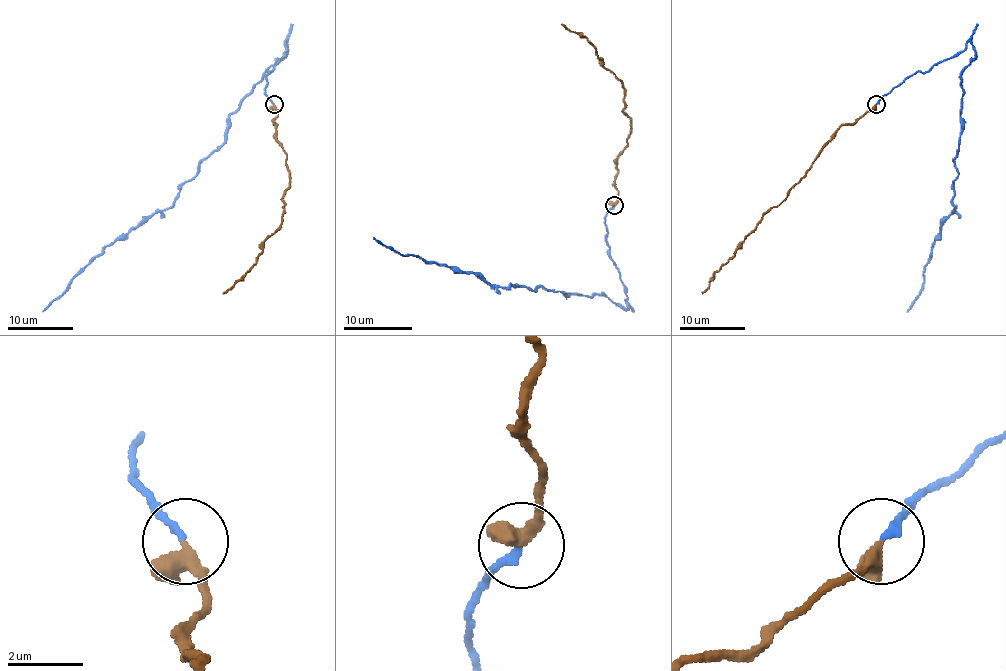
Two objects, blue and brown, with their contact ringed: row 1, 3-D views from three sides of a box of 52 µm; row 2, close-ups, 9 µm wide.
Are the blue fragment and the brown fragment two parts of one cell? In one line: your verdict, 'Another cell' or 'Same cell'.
Same cell

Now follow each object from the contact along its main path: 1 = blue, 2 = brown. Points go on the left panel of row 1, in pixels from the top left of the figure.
1: (273, 105), (267, 75), (285, 42), (174, 203), (120, 235), (43, 312)
2: (273, 105), (277, 142), (286, 156), (290, 177), (283, 197), (283, 221), (263, 243), (257, 263), (222, 294)

